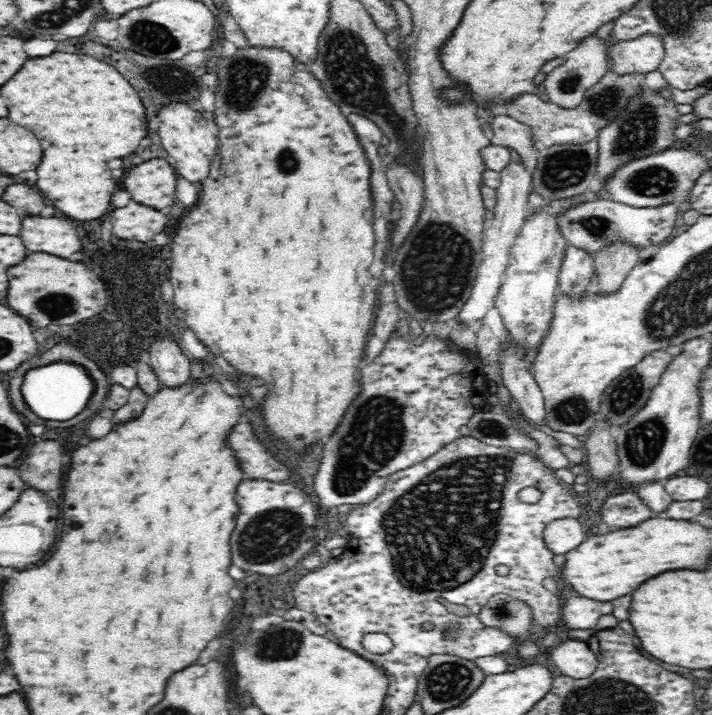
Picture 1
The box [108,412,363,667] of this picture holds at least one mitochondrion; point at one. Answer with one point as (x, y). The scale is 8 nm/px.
(273, 536)

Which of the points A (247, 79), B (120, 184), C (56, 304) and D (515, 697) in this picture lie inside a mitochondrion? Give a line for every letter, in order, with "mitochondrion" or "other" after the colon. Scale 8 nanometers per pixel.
A: mitochondrion
B: other
C: mitochondrion
D: other

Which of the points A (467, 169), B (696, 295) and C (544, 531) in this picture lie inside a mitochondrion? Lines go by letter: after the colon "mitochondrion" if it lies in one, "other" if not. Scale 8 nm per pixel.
A: other
B: mitochondrion
C: other

